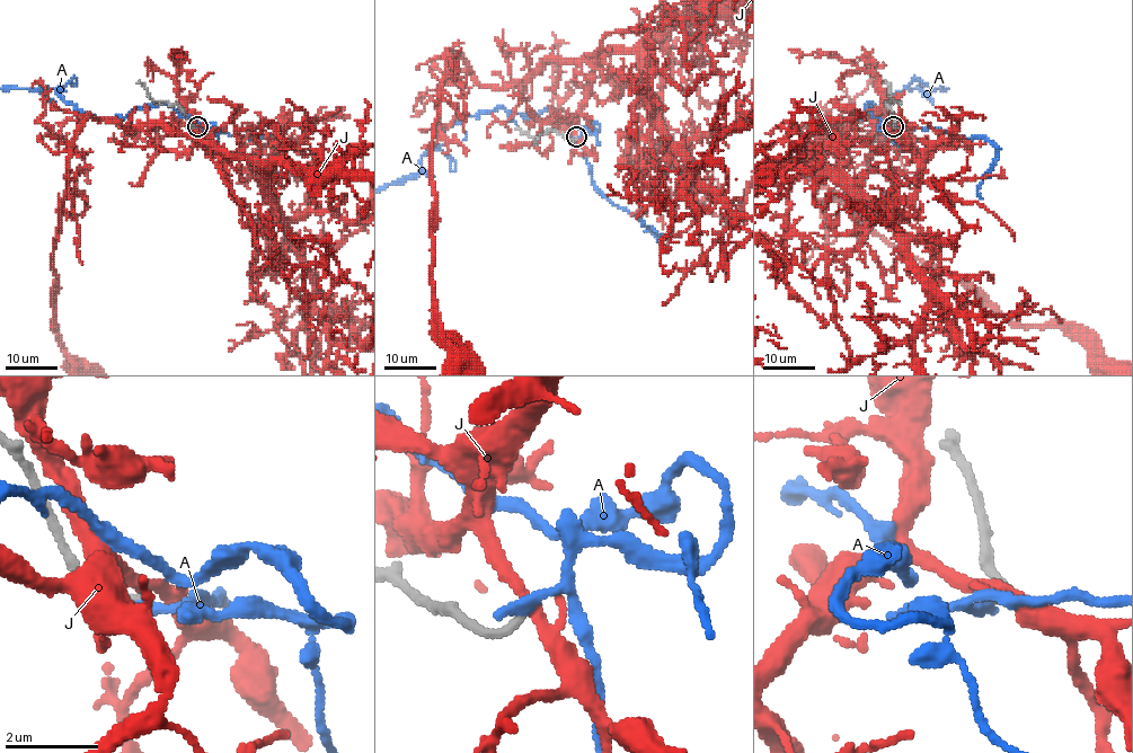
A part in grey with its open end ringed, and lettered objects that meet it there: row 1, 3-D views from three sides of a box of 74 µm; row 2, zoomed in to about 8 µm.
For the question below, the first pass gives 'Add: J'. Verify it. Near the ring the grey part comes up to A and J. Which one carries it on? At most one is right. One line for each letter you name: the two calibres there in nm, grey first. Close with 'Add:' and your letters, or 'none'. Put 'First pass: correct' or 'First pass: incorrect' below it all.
Add: none
First pass: incorrect

